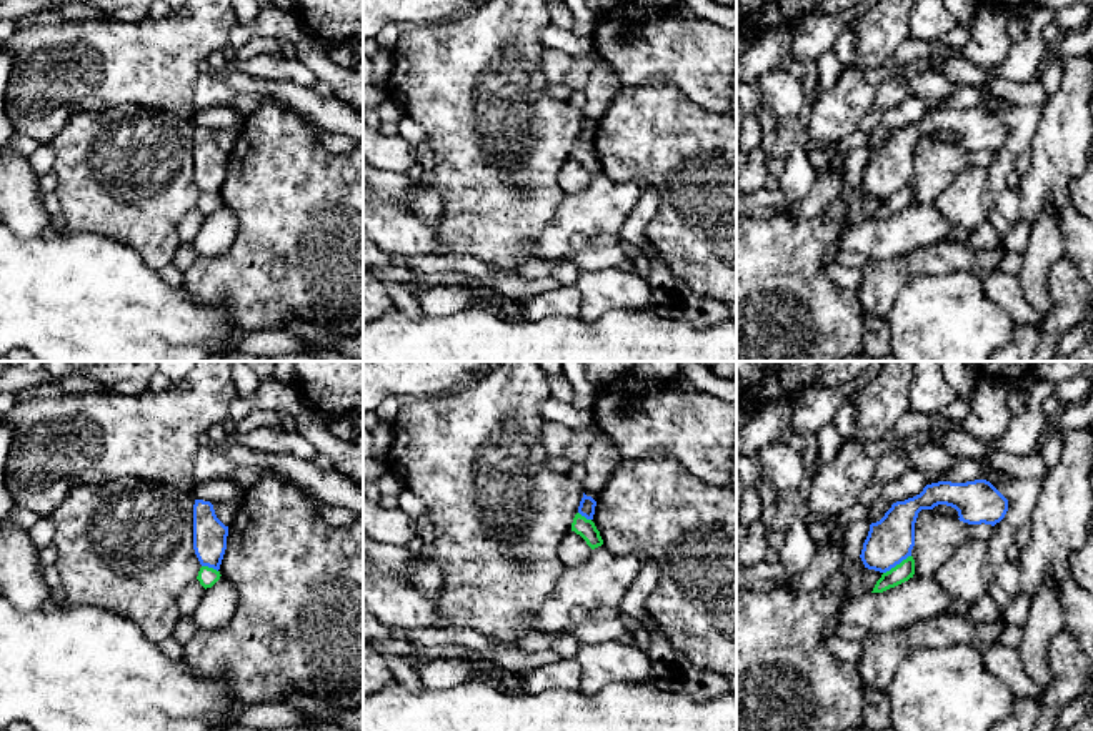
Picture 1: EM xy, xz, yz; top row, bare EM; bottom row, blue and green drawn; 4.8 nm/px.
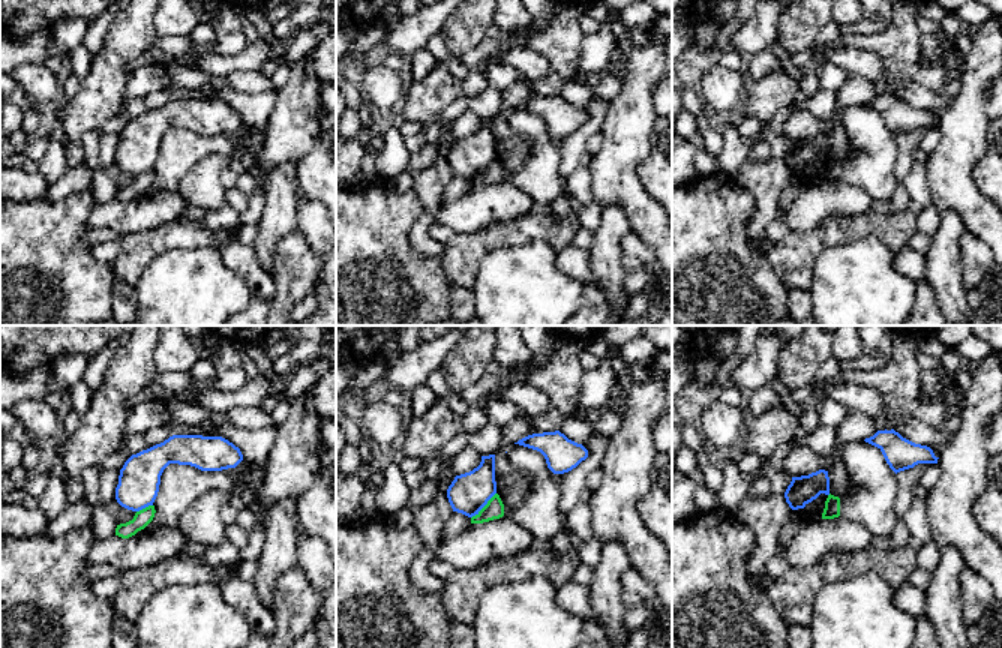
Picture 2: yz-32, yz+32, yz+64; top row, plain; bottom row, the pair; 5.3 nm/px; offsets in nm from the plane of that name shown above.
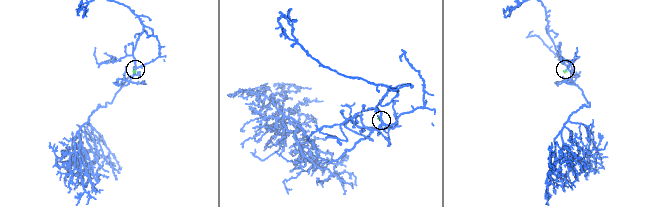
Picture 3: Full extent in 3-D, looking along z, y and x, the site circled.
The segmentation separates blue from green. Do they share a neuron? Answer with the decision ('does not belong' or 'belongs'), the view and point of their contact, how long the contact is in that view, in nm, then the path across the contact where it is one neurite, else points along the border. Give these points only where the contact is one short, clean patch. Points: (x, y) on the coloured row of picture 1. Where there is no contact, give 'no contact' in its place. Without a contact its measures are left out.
does not belong | yz (897, 563) | 160 nm | along yz (910, 555), (883, 573)

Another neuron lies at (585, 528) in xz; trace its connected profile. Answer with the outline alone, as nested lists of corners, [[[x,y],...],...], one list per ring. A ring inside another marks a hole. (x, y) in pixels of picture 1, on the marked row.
[[[576,513],[573,518],[571,531],[580,535],[591,549],[603,545],[603,540],[600,536],[600,531],[596,530],[595,523],[591,520],[586,520],[580,513]]]

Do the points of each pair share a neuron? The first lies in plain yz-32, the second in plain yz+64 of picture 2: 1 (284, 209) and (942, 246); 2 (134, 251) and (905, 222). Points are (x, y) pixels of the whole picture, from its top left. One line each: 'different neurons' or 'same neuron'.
1: same neuron
2: same neuron

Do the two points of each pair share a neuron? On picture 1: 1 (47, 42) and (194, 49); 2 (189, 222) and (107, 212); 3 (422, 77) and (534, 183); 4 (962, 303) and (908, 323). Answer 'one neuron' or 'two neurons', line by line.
1: one neuron
2: two neurons
3: one neuron
4: one neuron

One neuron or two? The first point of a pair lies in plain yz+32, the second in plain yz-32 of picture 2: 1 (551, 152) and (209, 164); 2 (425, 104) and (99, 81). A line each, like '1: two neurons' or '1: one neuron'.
1: one neuron
2: one neuron

